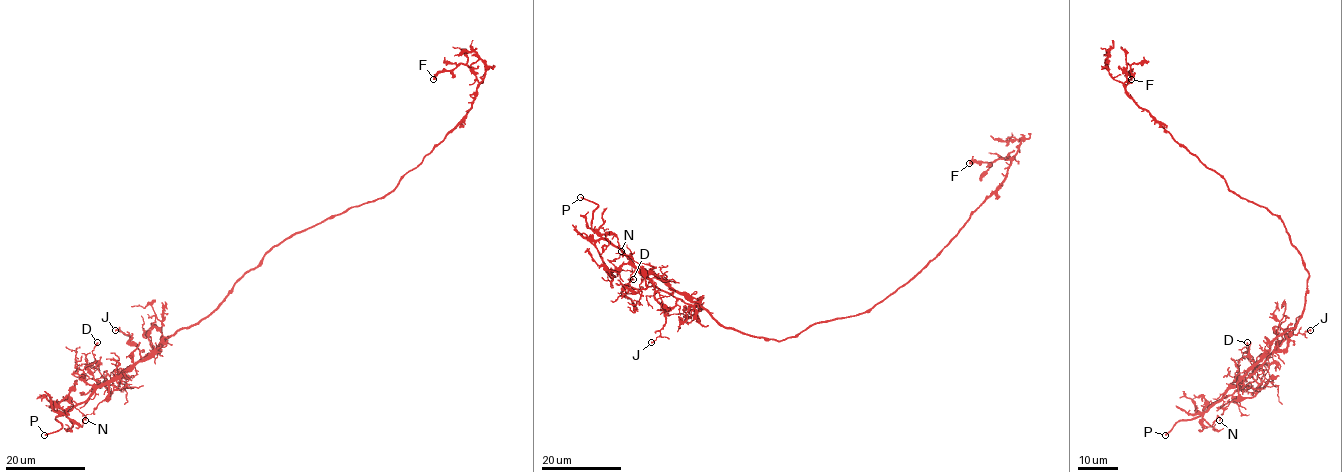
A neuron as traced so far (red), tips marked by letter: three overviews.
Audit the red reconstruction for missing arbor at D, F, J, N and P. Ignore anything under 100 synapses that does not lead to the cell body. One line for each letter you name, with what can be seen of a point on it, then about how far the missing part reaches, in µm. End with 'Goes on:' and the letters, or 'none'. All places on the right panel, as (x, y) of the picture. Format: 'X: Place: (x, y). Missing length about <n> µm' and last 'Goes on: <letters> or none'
P: Place: (1165, 435). Missing length about 15 µm
Goes on: P

